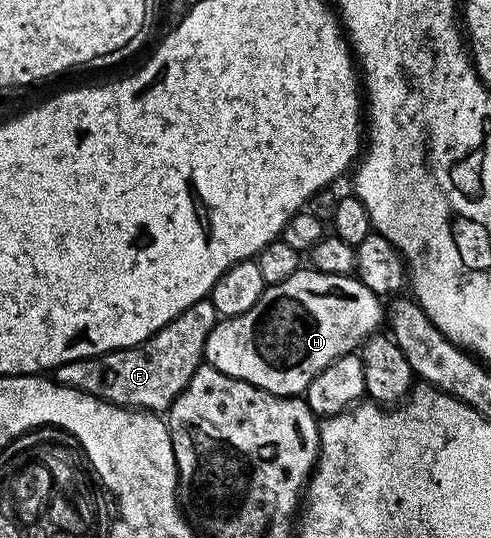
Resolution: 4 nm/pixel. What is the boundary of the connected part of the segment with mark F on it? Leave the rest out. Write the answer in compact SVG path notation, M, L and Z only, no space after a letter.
M209 298L201 299L188 309L184 309L184 313L177 315L172 322L164 325L155 335L148 336L143 343L137 343L135 347L125 347L119 351L109 351L96 357L68 361L54 368L52 378L55 383L83 391L106 403L115 403L118 407L155 413L169 412L176 397L186 388L188 381L192 381L192 373L196 373L196 369L203 366L208 333L212 333L219 318L219 313L210 303Z

